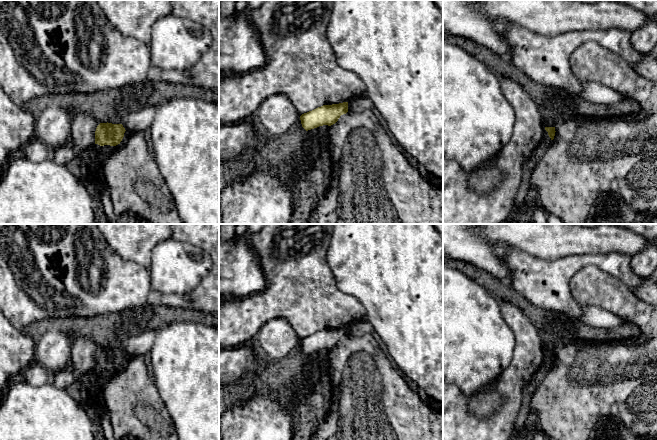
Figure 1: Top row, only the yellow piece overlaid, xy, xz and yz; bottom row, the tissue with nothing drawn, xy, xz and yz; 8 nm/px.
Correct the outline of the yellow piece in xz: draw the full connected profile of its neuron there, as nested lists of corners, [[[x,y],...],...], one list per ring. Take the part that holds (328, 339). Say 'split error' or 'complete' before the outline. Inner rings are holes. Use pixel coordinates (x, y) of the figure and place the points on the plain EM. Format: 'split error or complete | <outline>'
complete | [[[348,326],[323,329],[300,340],[302,351],[308,355],[319,350],[335,348],[341,339],[348,336]]]

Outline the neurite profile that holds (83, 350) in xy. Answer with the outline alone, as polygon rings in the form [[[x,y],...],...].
[[[86,337],[71,340],[69,368],[77,377],[93,371],[95,368],[95,355],[100,347],[92,339]]]

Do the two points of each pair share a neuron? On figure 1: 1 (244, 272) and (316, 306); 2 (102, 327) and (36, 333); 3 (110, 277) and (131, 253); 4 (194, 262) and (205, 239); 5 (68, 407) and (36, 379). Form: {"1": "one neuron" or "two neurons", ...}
{"1": "two neurons", "2": "one neuron", "3": "two neurons", "4": "two neurons", "5": "two neurons"}

